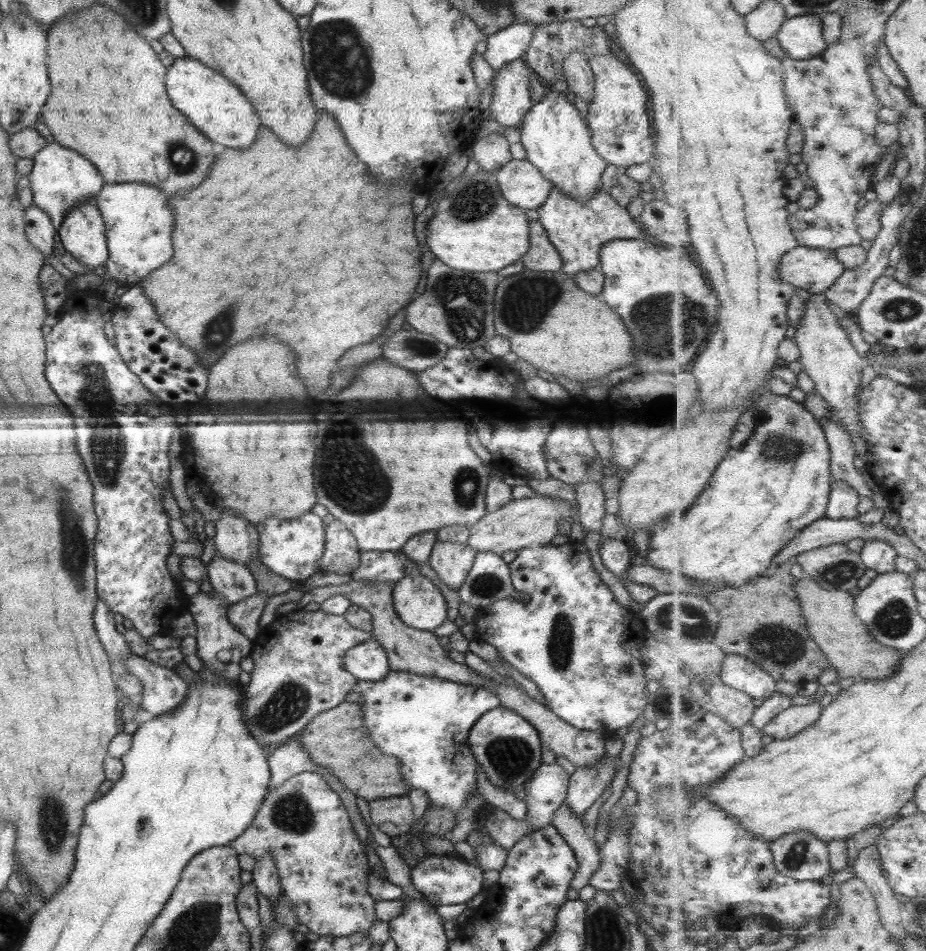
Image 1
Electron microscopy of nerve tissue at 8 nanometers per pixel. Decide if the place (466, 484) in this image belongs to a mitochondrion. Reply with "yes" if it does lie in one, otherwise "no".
yes

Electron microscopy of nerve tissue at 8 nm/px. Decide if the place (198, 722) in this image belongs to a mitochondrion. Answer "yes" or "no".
no

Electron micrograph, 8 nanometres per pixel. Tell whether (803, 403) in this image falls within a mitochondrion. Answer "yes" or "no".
no

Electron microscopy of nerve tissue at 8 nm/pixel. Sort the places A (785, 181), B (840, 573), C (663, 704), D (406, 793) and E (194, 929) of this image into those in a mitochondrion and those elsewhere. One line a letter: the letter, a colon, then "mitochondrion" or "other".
A: other
B: mitochondrion
C: mitochondrion
D: other
E: mitochondrion

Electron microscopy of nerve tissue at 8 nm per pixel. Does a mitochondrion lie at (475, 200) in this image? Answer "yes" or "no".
yes

